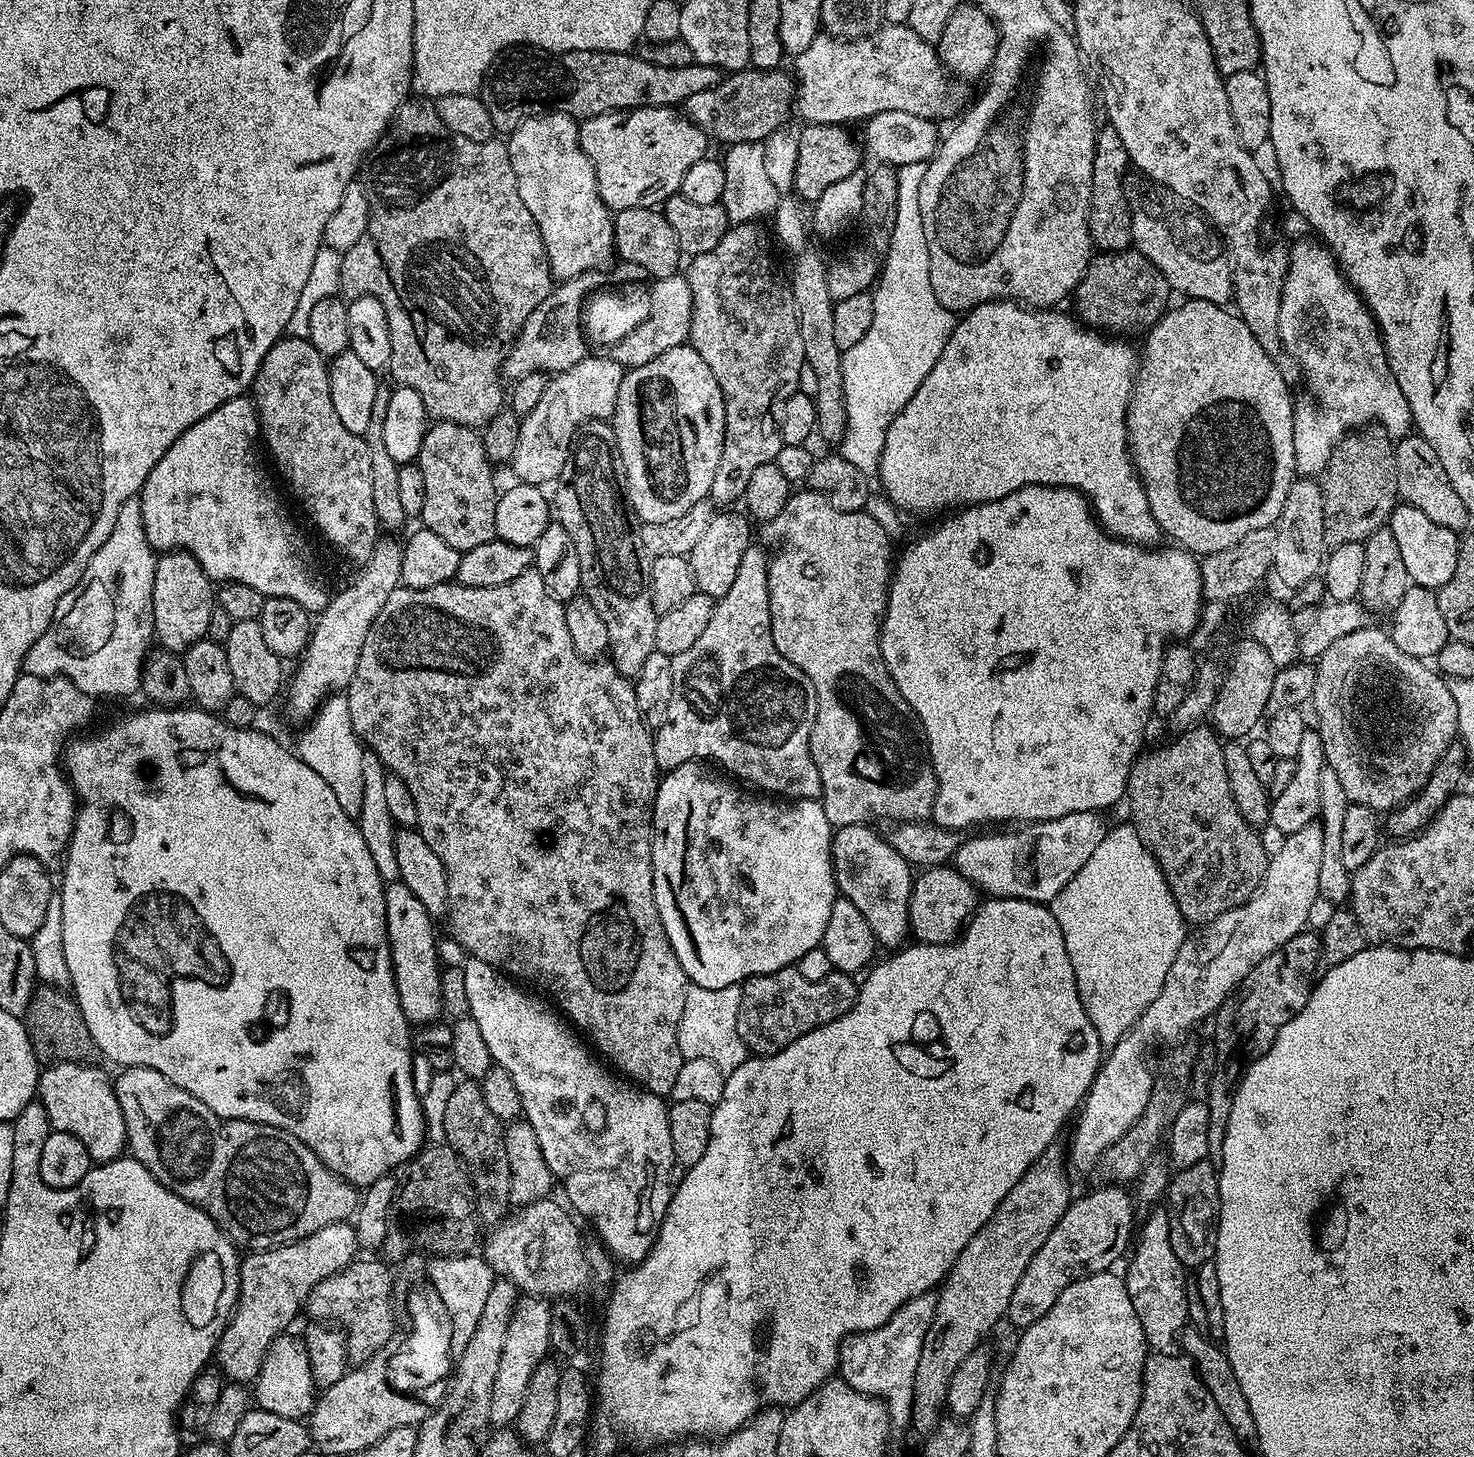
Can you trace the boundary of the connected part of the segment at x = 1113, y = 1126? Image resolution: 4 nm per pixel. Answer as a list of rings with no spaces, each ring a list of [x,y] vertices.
[[[1319,823],[1307,824],[1302,826],[1302,830],[1298,830],[1294,834],[1284,836],[1281,839],[1280,849],[1277,852],[1271,853],[1268,869],[1262,878],[1262,882],[1258,886],[1258,890],[1249,898],[1245,904],[1232,908],[1226,914],[1222,914],[1218,918],[1214,918],[1209,924],[1203,925],[1199,929],[1197,936],[1189,935],[1185,939],[1182,950],[1178,950],[1178,958],[1174,958],[1174,966],[1170,966],[1170,974],[1166,974],[1166,982],[1162,986],[1162,990],[1158,994],[1158,998],[1154,998],[1154,1002],[1150,1002],[1150,1006],[1138,1018],[1136,1025],[1122,1037],[1115,1047],[1109,1049],[1107,1054],[1103,1057],[1100,1069],[1096,1072],[1096,1077],[1092,1083],[1092,1088],[1088,1095],[1084,1097],[1084,1103],[1078,1109],[1078,1115],[1075,1117],[1074,1125],[1076,1129],[1072,1132],[1072,1145],[1067,1145],[1066,1160],[1073,1169],[1076,1168],[1080,1172],[1088,1172],[1097,1167],[1100,1155],[1105,1152],[1110,1146],[1114,1146],[1114,1142],[1118,1142],[1118,1138],[1122,1138],[1122,1134],[1126,1134],[1126,1130],[1130,1130],[1130,1126],[1134,1126],[1134,1122],[1138,1122],[1138,1118],[1142,1114],[1142,1110],[1146,1110],[1146,1102],[1150,1102],[1150,1090],[1152,1089],[1152,1082],[1154,1079],[1154,1067],[1152,1068],[1152,1036],[1156,1040],[1180,1040],[1188,1031],[1191,1030],[1195,1024],[1200,1024],[1204,1019],[1215,1017],[1216,1012],[1222,1006],[1222,1002],[1233,992],[1238,985],[1246,978],[1246,974],[1250,974],[1250,970],[1254,970],[1254,966],[1258,966],[1258,962],[1262,962],[1262,958],[1266,958],[1270,954],[1274,954],[1274,950],[1278,950],[1286,942],[1290,942],[1290,938],[1294,938],[1300,932],[1305,931],[1308,920],[1308,915],[1312,912],[1312,907],[1318,904],[1318,897],[1320,891],[1318,890],[1318,870],[1322,867],[1322,830]]]

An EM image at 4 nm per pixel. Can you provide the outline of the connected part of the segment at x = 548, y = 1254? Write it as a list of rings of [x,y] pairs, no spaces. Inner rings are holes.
[[[553,1200],[535,1201],[501,1220],[489,1231],[492,1233],[482,1255],[497,1277],[511,1280],[521,1293],[541,1298],[576,1298],[590,1284],[584,1253],[586,1240],[580,1237],[580,1228],[572,1221],[573,1213]]]

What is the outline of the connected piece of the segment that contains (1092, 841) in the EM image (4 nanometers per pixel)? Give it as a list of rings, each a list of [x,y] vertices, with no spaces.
[[[1100,812],[1062,814],[1062,818],[1020,826],[1017,832],[988,830],[985,836],[965,839],[954,857],[954,867],[981,893],[992,898],[1005,896],[1048,904],[1086,866],[1098,842],[1108,833]]]

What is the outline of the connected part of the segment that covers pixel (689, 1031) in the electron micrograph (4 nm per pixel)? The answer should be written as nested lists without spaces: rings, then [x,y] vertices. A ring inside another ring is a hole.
[[[689,983],[676,1039],[678,1050],[685,1060],[707,1058],[727,1074],[749,1059],[748,1047],[742,1042],[742,1034],[738,1034],[740,990],[740,984],[722,986],[722,990],[706,990],[706,986]]]

